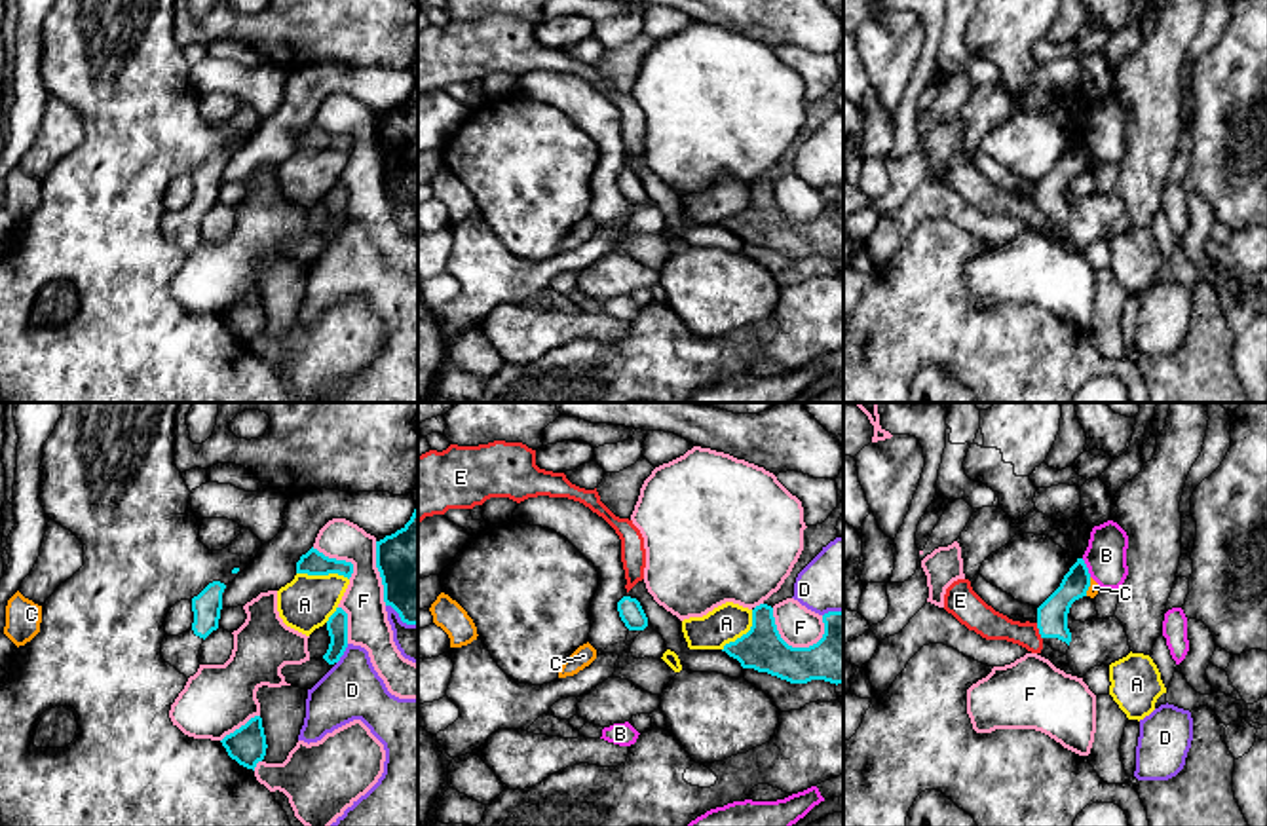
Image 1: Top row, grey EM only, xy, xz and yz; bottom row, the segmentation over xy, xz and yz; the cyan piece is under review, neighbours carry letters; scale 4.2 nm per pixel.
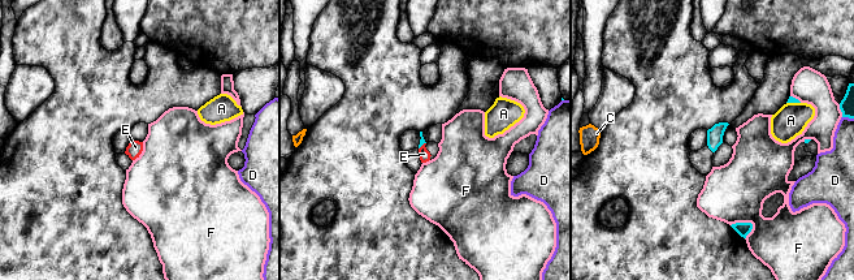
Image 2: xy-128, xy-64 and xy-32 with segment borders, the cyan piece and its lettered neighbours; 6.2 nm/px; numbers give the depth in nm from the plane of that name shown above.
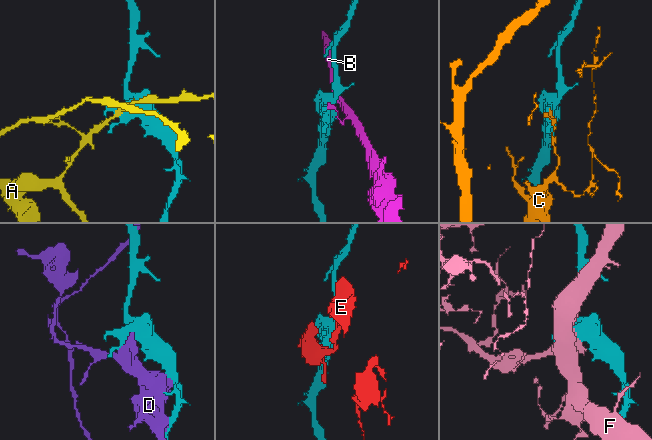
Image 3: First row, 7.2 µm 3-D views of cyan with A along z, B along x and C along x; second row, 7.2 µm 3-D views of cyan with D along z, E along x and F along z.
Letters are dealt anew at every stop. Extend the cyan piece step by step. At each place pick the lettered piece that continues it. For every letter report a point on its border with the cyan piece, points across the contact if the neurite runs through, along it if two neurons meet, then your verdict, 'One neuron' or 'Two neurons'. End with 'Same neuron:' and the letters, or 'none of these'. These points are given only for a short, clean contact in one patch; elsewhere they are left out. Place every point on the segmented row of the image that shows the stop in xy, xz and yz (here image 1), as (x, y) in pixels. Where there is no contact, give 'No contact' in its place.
A: Touches cyan at xy (323, 574). Two neurons
B: Touches cyan at yz (1087, 568). Two neurons
C: Touches cyan at yz (1089, 585). Boundary: yz (1091, 578), (1085, 595). Two neurons
D: Touches cyan at xy (342, 654). Two neurons
E: Touches cyan at yz (1040, 631). Boundary: yz (1036, 623), (1041, 638). Two neurons
F: Touches cyan at xz (787, 644). Two neurons
Same neuron: none of these

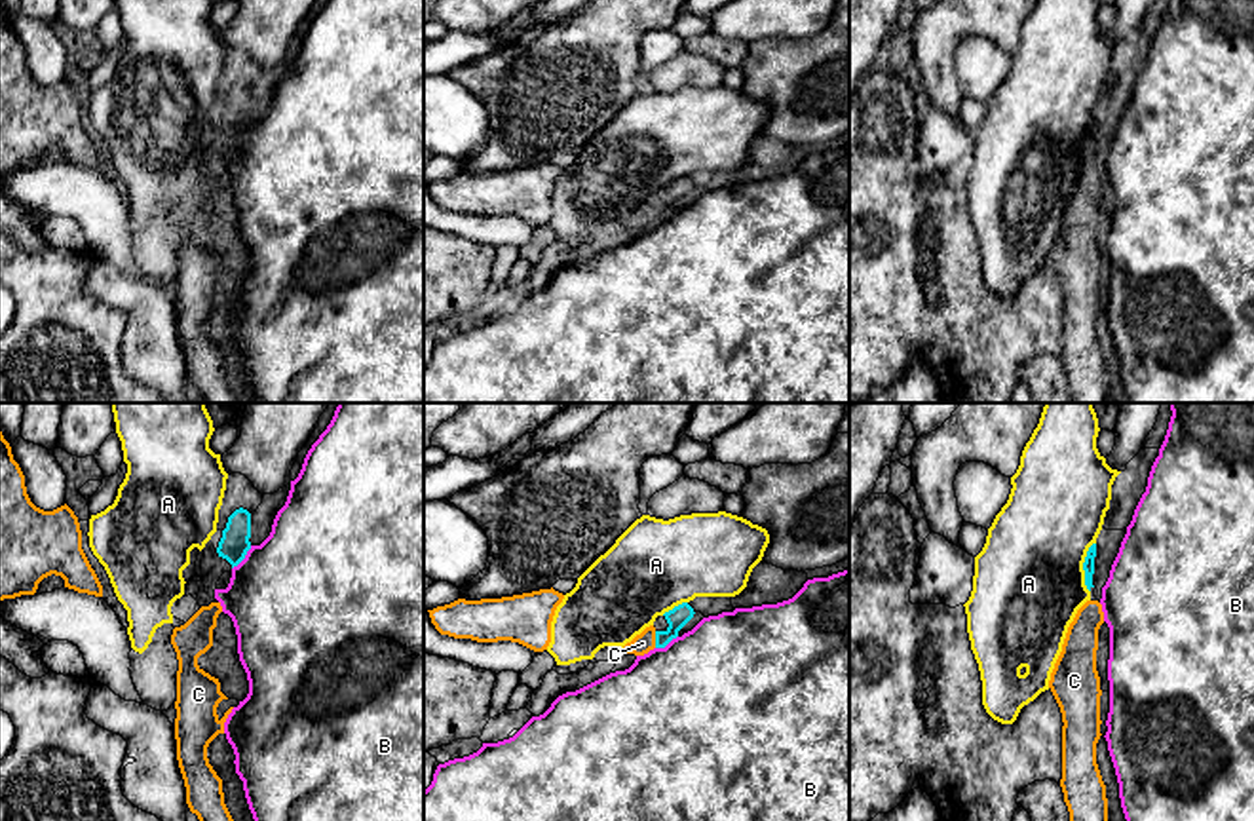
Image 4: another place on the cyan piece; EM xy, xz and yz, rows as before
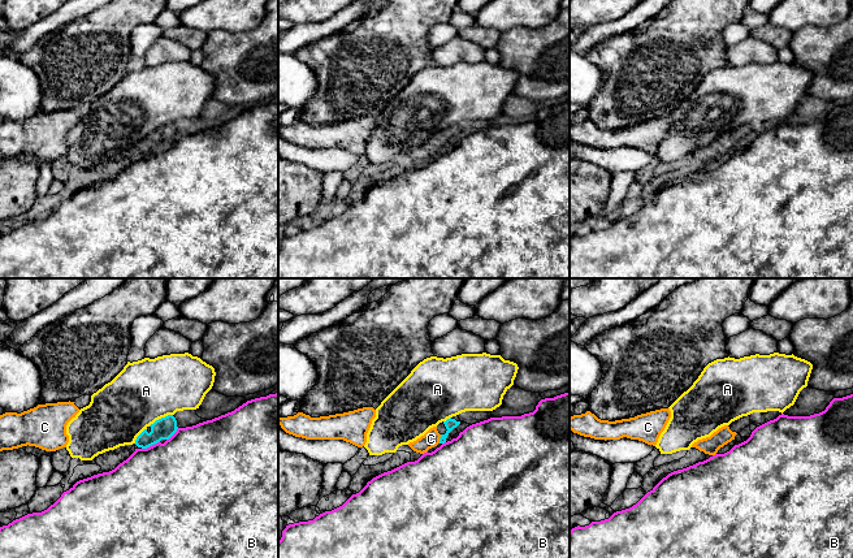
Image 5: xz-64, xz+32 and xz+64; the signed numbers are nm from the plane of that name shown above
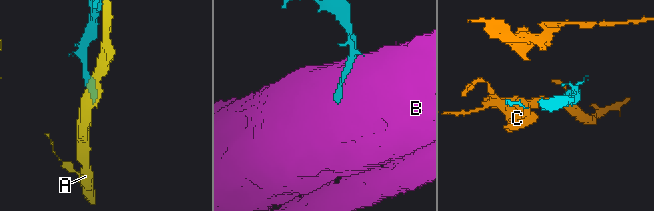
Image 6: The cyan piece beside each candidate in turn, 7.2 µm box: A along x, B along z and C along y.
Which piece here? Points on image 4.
A: Touches cyan at yz (1083, 567). Two neurons
B: Touches cyan at xy (244, 557). Boundary: xy (251, 546), (232, 569). Two neurons
C: Touches cyan at xz (656, 639). Path across: xz (679, 616), (675, 626), (656, 639), (643, 643). One neuron
Same neuron: C

